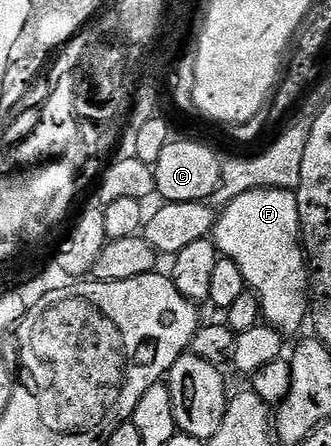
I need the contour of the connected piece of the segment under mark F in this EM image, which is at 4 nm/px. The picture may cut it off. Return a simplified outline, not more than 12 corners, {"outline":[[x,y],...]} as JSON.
{"outline":[[256,189],[220,210],[217,252],[283,335],[311,313],[299,203]]}

